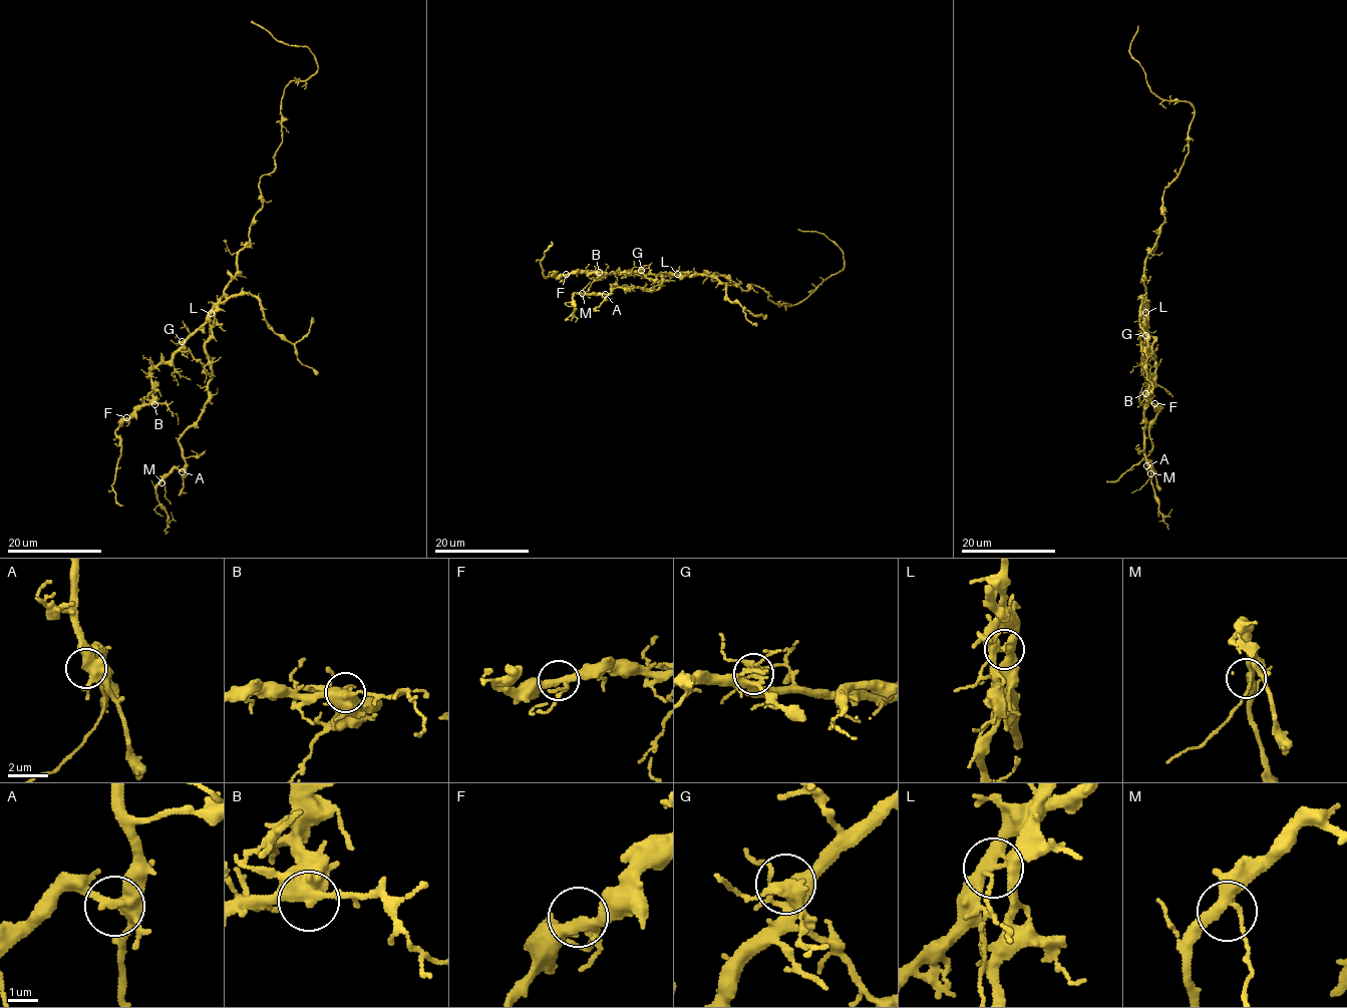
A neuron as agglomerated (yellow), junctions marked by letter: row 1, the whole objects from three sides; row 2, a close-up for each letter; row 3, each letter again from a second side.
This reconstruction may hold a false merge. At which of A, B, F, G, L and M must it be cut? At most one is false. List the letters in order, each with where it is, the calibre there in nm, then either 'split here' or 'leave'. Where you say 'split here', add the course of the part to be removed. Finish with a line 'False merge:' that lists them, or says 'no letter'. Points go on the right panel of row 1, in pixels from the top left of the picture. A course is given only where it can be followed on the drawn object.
A: (1146, 465) | 320 nm | leave
B: (1145, 393) | 420 nm | leave
F: (1154, 403) | 280 nm | leave
G: (1145, 335) | 320 nm | leave
L: (1145, 312) | 360 nm | split here | (1145, 312), (1144, 259), (1164, 221), (1162, 193), (1188, 152), (1194, 110), (1149, 88), (1129, 50), (1137, 25)
M: (1150, 473) | 320 nm | leave
False merge: L

